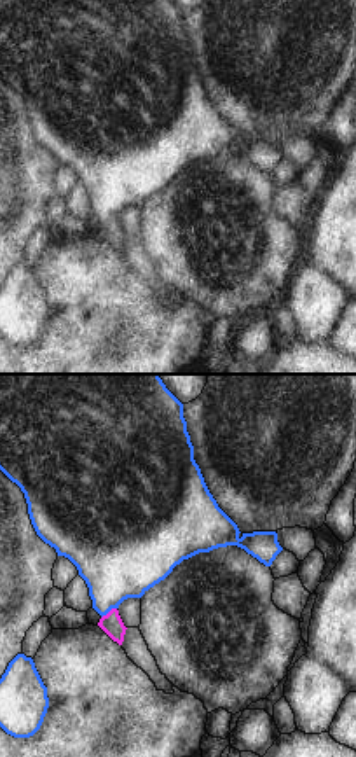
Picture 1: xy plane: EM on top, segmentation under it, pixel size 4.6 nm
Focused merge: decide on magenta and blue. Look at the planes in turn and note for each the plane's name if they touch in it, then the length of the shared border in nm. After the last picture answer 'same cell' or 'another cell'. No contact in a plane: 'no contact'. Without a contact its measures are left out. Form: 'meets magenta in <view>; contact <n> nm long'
meets magenta in xy; contact 90 nm long

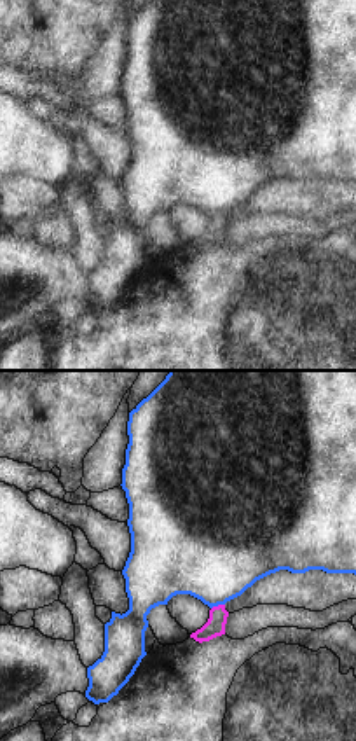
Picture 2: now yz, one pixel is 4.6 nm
meets magenta in yz; contact 70 nm long

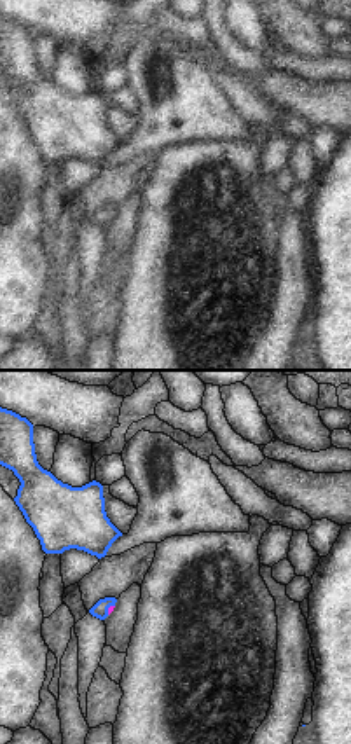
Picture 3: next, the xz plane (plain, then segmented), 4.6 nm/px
meets magenta in xz; contact 60 nm long

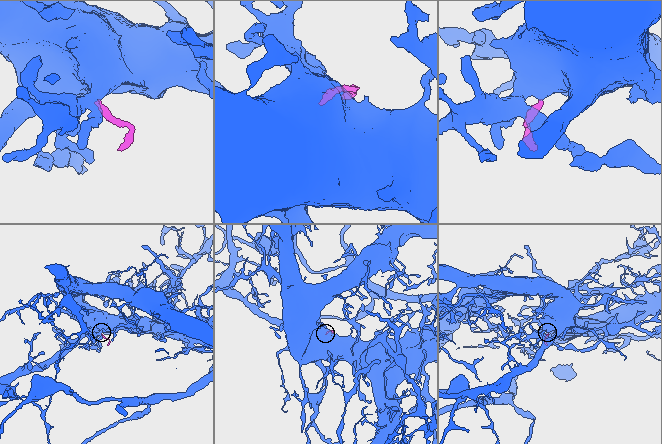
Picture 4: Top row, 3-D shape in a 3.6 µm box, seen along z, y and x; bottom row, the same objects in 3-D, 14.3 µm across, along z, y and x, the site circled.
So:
same cell

